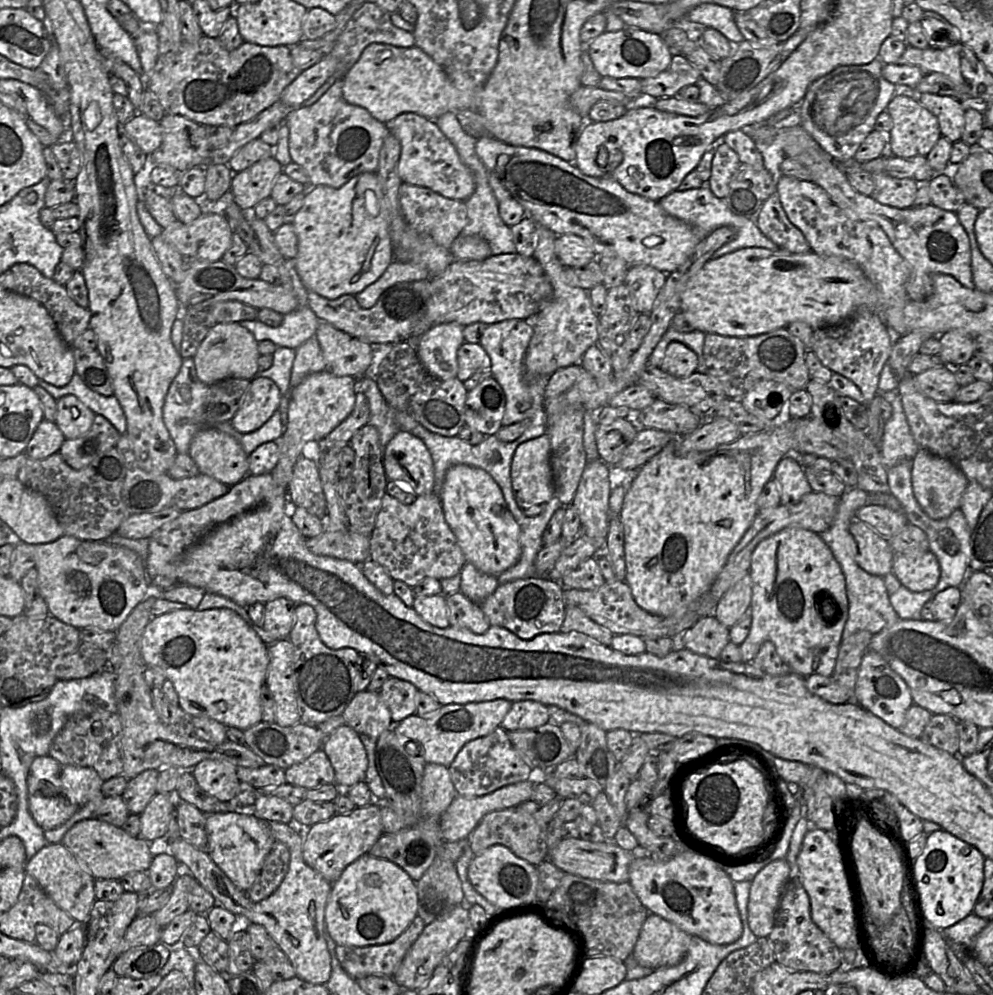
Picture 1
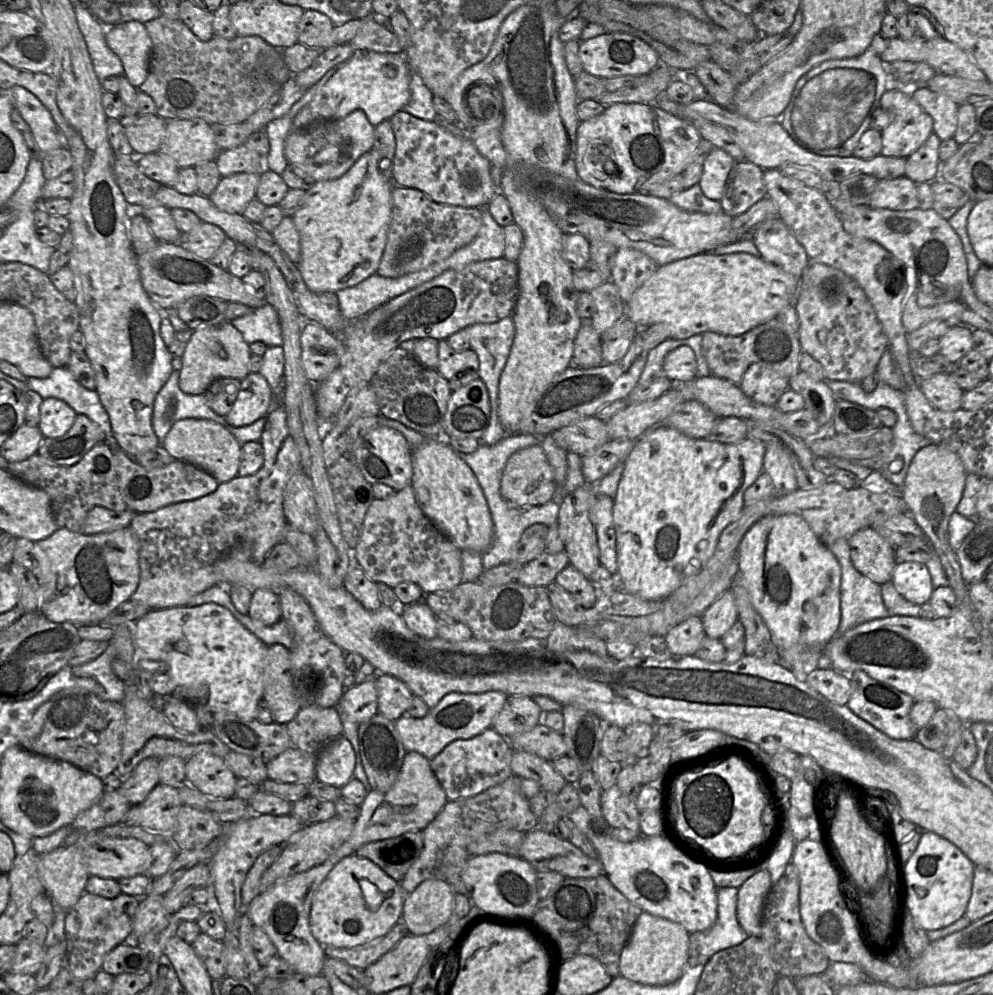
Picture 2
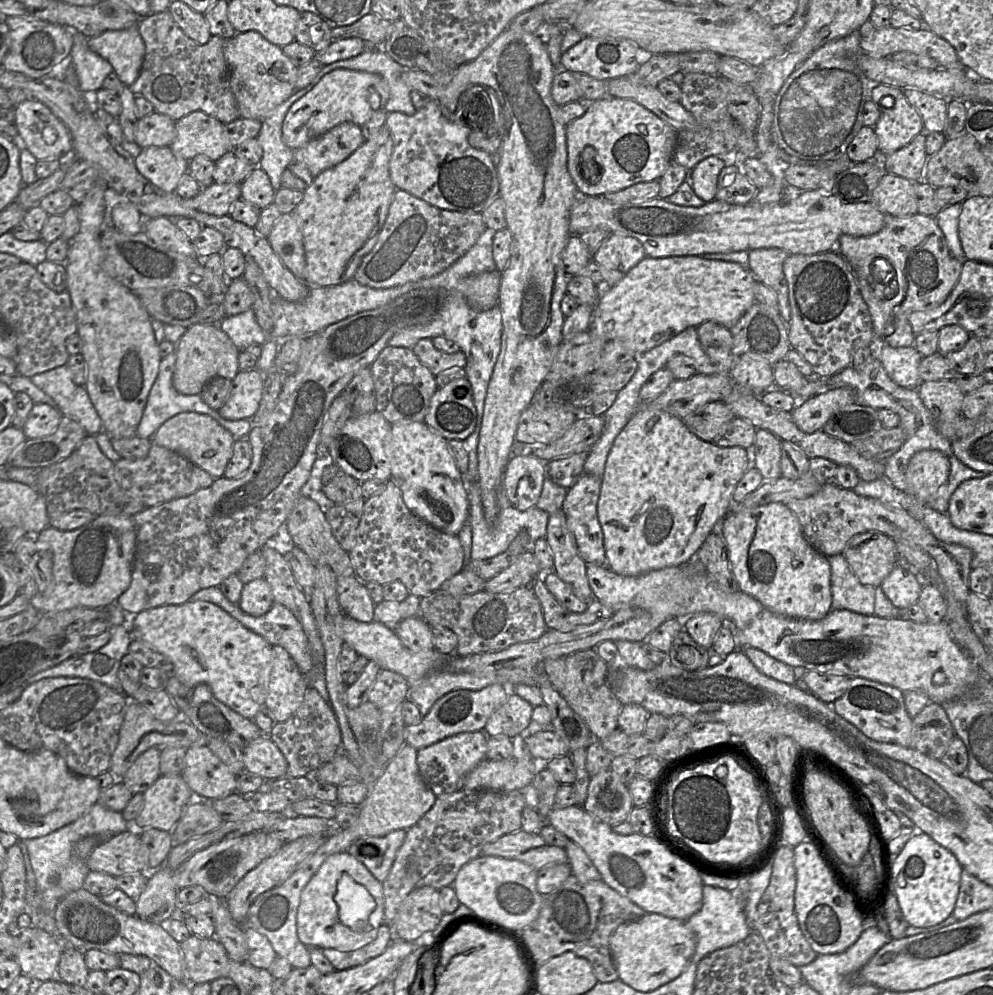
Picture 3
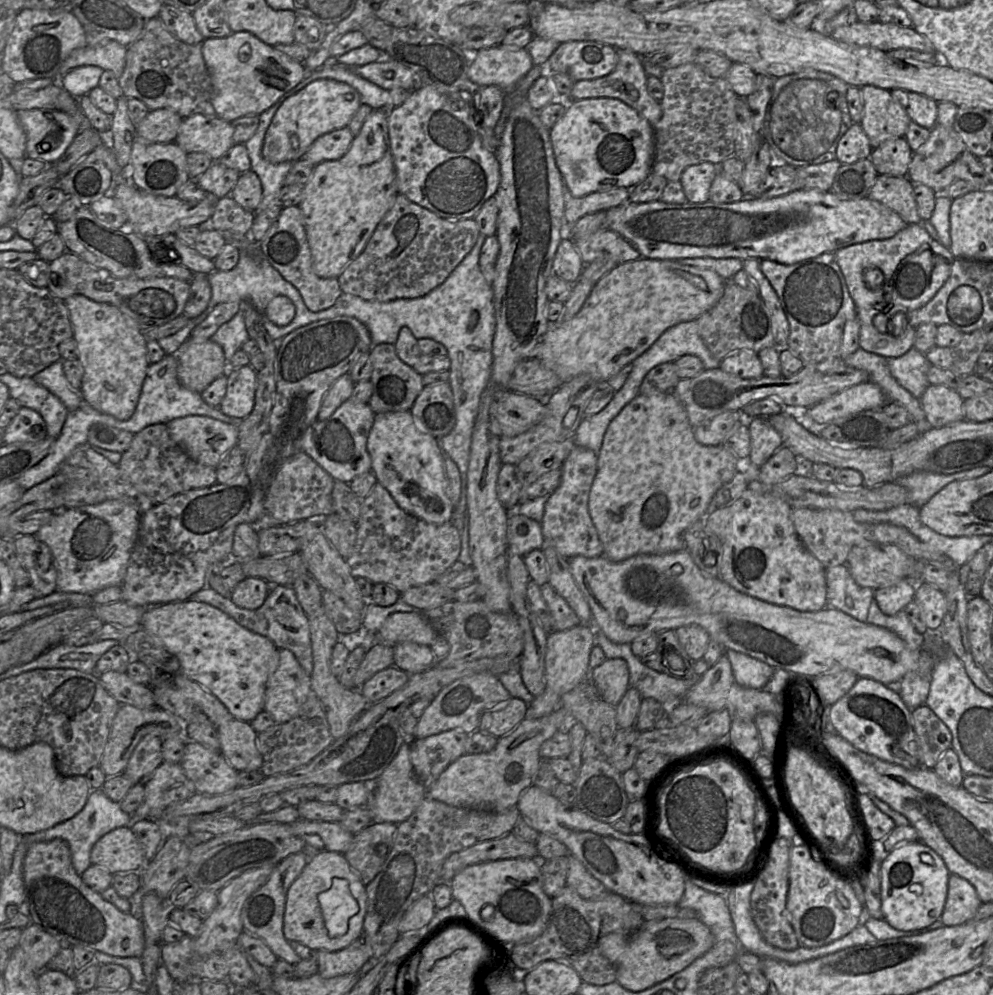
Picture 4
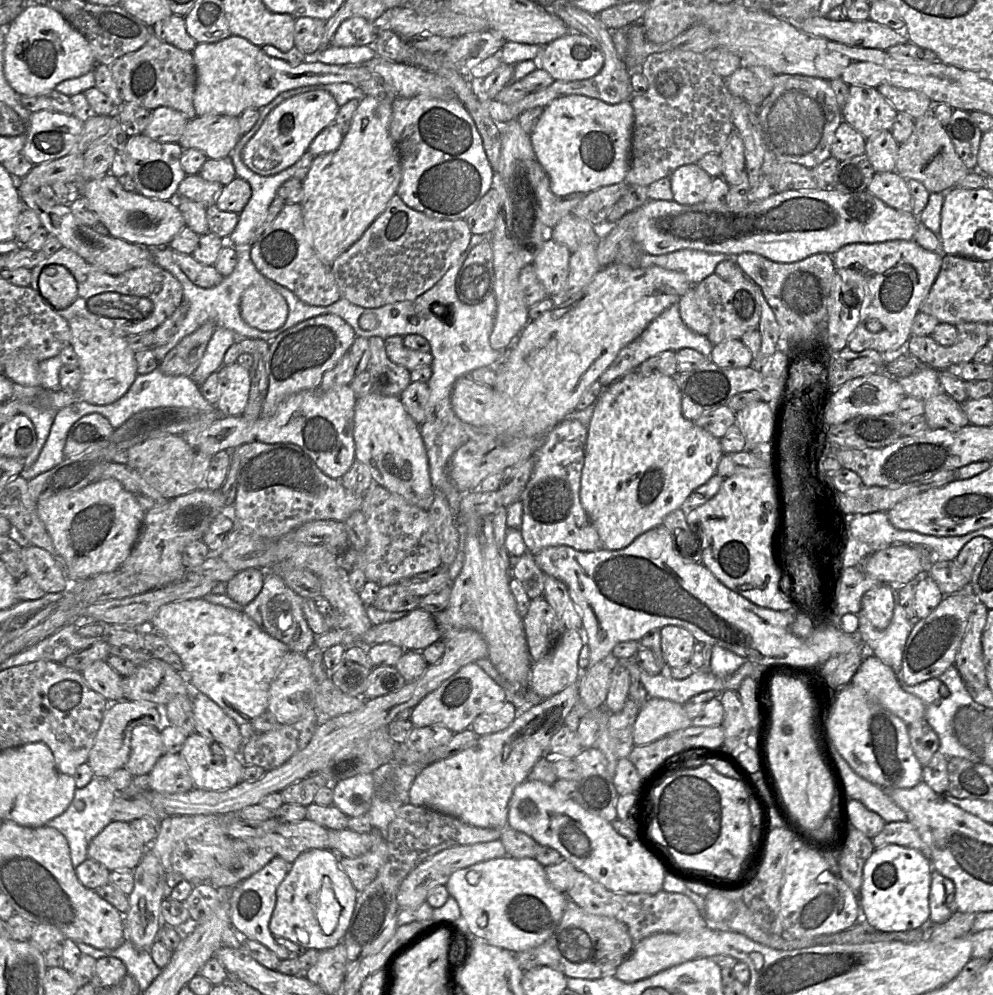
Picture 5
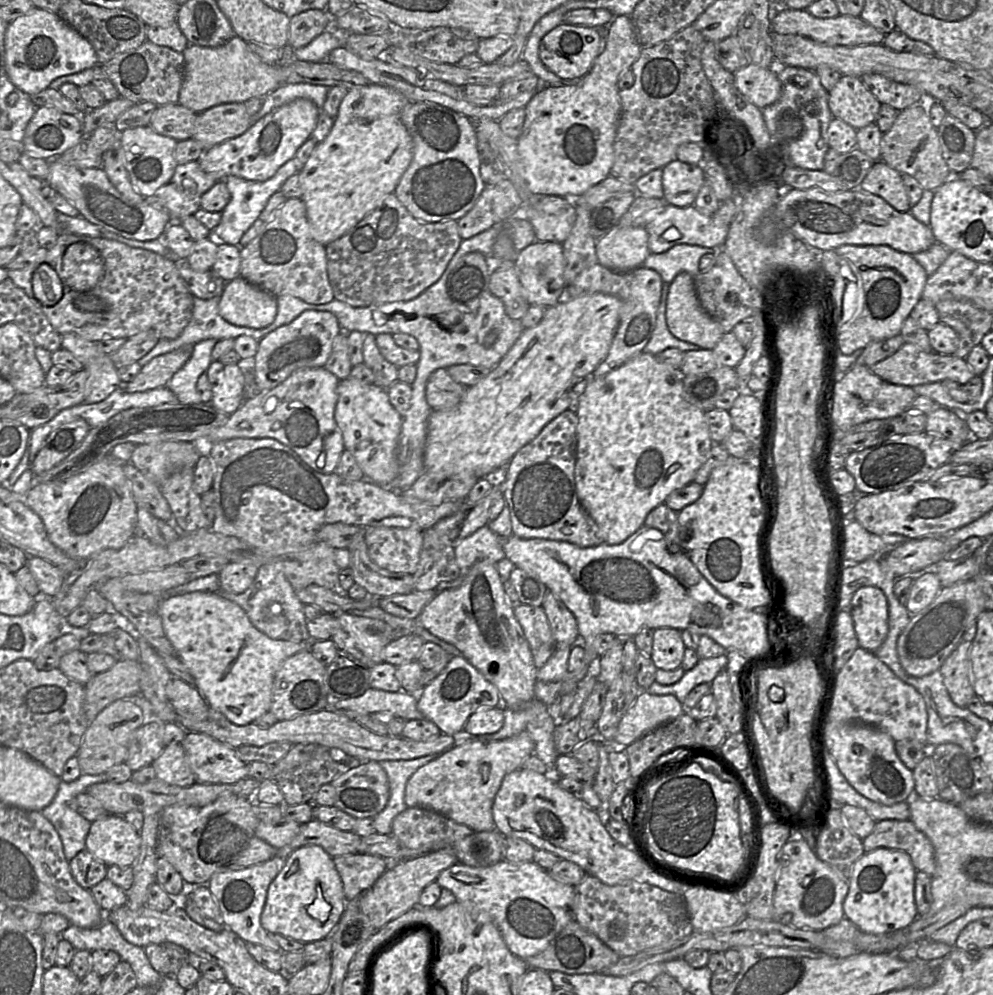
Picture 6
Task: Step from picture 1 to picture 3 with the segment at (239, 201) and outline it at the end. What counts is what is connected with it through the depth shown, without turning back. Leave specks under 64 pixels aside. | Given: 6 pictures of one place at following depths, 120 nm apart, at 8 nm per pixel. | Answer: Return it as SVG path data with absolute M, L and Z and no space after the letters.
M212 183L192 198L192 207L215 216L229 215L232 205L240 197L240 184Z

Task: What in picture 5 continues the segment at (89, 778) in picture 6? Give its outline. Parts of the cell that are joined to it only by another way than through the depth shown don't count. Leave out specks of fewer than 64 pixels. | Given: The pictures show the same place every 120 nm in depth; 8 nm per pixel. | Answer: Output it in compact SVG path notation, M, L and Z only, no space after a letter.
M94 777L88 785L75 790L74 799L65 812L47 822L47 826L57 829L67 839L74 869L88 858L91 840L113 821L111 805L116 795L106 778Z

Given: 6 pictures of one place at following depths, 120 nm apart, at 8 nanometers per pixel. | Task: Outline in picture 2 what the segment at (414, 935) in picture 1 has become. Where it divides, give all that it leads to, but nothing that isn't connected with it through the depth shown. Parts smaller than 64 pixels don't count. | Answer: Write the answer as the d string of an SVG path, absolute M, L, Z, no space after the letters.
M400 920L382 938L352 948L324 946L324 951L328 957L365 969L392 949L407 933L407 927Z

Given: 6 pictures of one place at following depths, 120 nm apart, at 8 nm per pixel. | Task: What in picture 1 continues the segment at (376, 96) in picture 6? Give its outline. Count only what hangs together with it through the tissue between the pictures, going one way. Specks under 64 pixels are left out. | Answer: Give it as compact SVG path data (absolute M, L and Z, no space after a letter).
M361 173L340 188L325 185L306 186L305 199L292 222L298 241L294 267L305 288L315 294L334 300L343 295L357 295L378 280L393 262L389 234L390 210L378 175Z

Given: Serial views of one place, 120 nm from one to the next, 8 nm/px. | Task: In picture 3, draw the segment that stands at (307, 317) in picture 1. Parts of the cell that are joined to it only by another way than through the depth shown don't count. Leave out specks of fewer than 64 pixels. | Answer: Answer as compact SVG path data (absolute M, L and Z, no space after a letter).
M251 308L237 315L224 318L219 323L219 327L240 351L252 344L262 346L269 340L269 335L257 323L255 313Z

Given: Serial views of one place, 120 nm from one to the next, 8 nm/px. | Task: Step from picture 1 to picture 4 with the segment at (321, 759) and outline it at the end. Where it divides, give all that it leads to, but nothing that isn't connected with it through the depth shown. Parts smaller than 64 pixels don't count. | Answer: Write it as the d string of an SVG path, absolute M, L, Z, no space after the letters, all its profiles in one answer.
M232 717L216 727L220 753L237 771L261 770L263 757L257 748L257 732L251 723Z

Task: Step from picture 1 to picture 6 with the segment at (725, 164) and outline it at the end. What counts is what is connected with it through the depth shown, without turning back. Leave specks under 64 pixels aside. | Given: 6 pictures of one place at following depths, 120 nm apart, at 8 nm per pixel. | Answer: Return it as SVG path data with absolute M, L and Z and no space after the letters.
M671 161L662 168L663 195L666 203L677 207L694 204L705 177L701 166L679 161Z

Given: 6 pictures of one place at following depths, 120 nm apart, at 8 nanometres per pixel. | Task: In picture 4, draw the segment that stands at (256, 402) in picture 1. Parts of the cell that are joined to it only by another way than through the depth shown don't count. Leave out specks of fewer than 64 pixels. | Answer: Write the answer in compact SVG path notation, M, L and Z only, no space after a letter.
M250 365L229 368L227 388L219 409L229 417L244 419L254 407L257 371Z

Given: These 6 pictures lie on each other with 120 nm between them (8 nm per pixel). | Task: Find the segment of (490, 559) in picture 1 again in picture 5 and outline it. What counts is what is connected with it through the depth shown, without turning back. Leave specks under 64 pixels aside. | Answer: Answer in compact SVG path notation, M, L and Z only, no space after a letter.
M374 392L358 397L355 404L355 455L369 470L373 482L408 503L428 511L434 501L426 448L419 425L407 413L398 397Z

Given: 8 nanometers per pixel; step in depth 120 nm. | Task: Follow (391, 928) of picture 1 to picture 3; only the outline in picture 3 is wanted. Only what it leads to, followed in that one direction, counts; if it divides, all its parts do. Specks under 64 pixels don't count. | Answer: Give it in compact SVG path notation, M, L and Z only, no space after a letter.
M344 851L332 854L322 863L318 871L311 877L301 892L296 921L298 938L307 947L335 948L338 950L347 951L345 948L349 946L356 946L355 949L357 949L371 942L377 935L379 927L384 923L384 907L385 900L382 882L376 879L374 875L368 870L368 868L350 853Z

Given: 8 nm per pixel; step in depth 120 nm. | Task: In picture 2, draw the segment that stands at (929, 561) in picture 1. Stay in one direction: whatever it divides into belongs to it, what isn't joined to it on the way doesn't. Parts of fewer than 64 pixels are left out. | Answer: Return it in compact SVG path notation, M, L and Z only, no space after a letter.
M897 562L891 582L902 598L918 605L928 602L934 591L927 565L918 562Z

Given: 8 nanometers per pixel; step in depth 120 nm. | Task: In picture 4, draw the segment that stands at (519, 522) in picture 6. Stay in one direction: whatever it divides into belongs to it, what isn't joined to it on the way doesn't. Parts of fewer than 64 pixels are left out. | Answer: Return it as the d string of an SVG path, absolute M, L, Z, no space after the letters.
M575 446L561 466L560 485L547 496L541 520L543 547L553 547L562 557L603 556L603 547L588 510L589 492L597 473L597 455L590 449Z

